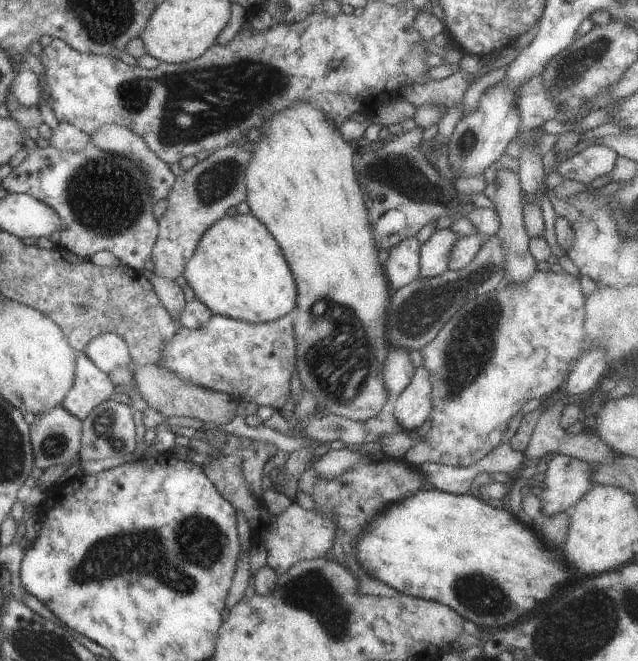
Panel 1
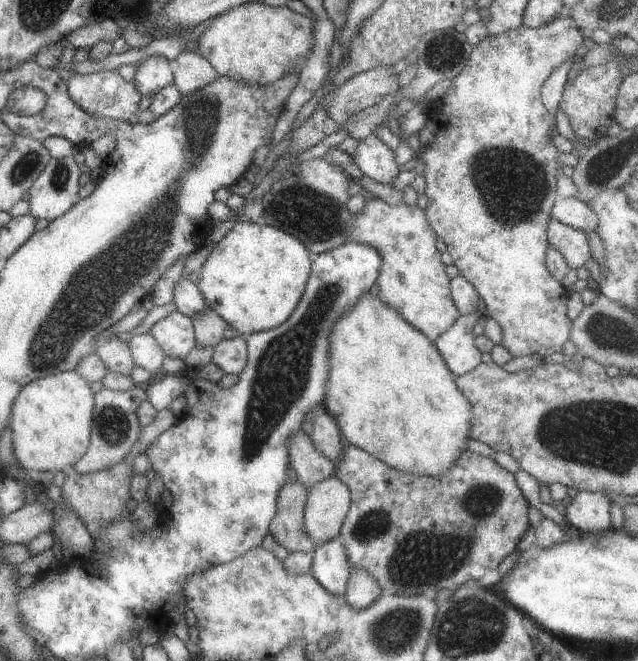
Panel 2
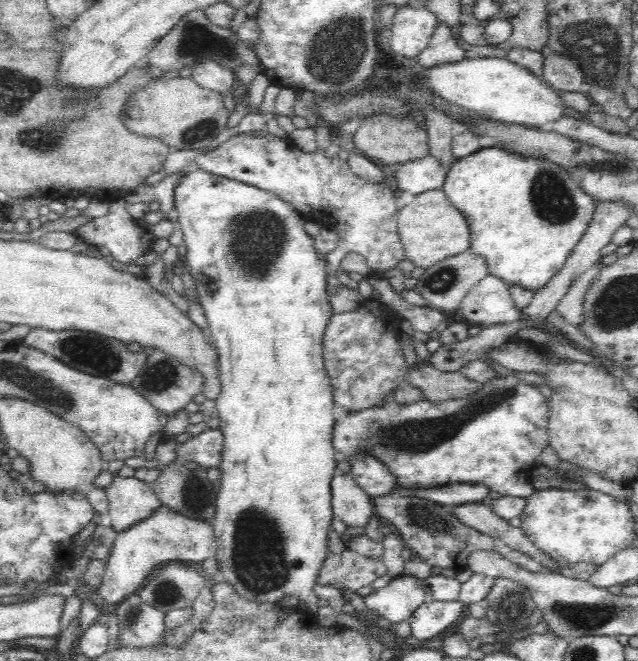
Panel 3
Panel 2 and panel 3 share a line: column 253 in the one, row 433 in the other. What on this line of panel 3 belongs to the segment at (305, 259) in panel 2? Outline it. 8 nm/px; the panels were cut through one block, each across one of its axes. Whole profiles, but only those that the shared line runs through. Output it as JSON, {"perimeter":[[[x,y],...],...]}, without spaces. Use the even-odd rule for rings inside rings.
{"perimeter":[[[187,165],[187,168],[194,168],[186,171],[184,178],[180,180],[178,188],[176,188],[175,195],[175,209],[177,212],[176,224],[181,228],[183,232],[183,244],[186,245],[187,254],[186,260],[188,263],[188,270],[193,277],[193,280],[196,285],[197,297],[200,299],[202,306],[204,307],[204,312],[207,320],[208,334],[215,340],[216,349],[218,349],[218,363],[220,363],[220,380],[221,380],[221,394],[218,395],[218,399],[215,401],[216,409],[219,413],[220,420],[220,431],[223,433],[223,446],[221,454],[221,462],[219,464],[220,472],[220,487],[217,489],[216,495],[216,506],[212,518],[213,532],[215,533],[215,539],[217,540],[217,549],[215,552],[215,559],[217,560],[218,567],[218,576],[219,580],[223,581],[224,584],[227,584],[242,600],[246,602],[255,602],[256,604],[277,604],[280,600],[284,598],[295,598],[297,602],[297,607],[302,608],[302,610],[311,610],[314,611],[317,606],[317,594],[314,592],[314,586],[318,583],[318,576],[320,576],[320,570],[326,562],[326,558],[329,555],[329,537],[330,531],[333,529],[332,520],[333,516],[333,506],[332,506],[332,485],[331,482],[334,479],[335,472],[337,470],[337,463],[335,462],[334,456],[334,446],[333,446],[333,430],[336,418],[334,418],[334,404],[333,404],[333,389],[331,387],[331,382],[327,373],[325,372],[325,364],[323,357],[323,338],[328,322],[333,316],[332,305],[330,305],[330,295],[328,295],[328,270],[326,270],[326,255],[321,254],[316,249],[314,243],[314,237],[306,231],[305,216],[290,205],[290,203],[281,200],[280,198],[274,197],[269,193],[266,193],[264,190],[259,190],[254,188],[254,186],[248,186],[242,184],[241,182],[236,182],[228,178],[222,178],[220,176],[214,176],[213,174],[208,174],[206,171],[202,171],[200,168],[196,168],[196,165]]]}

